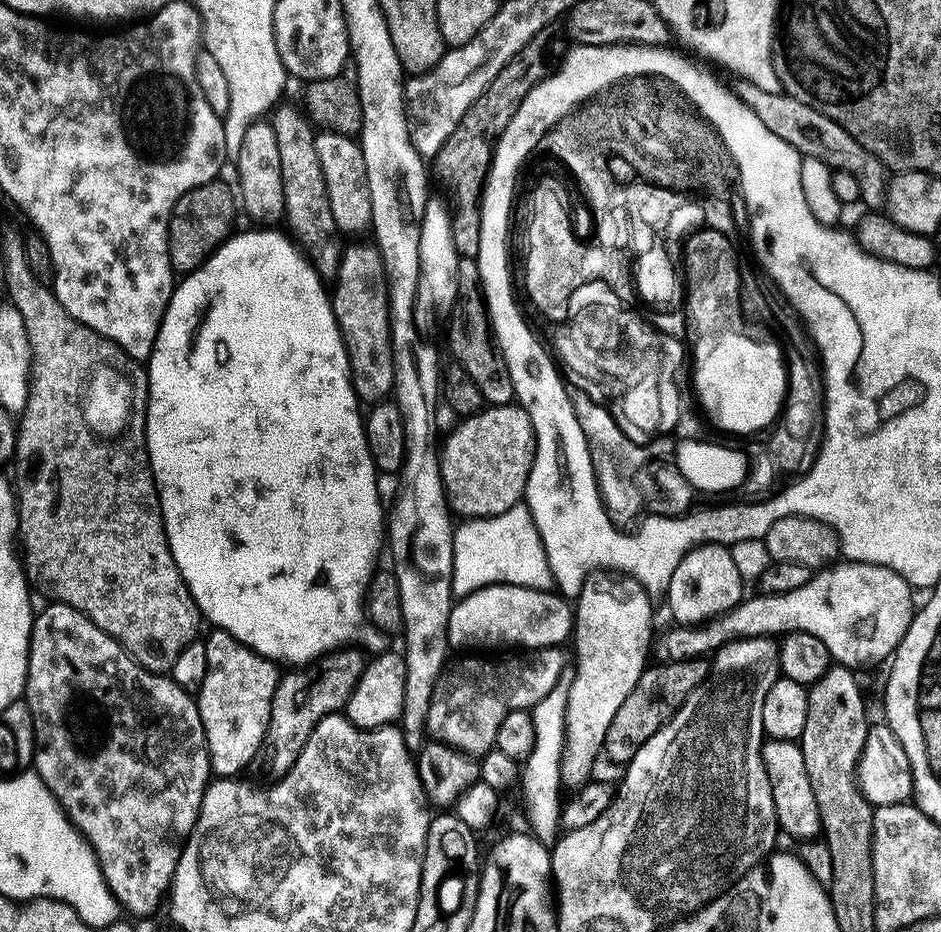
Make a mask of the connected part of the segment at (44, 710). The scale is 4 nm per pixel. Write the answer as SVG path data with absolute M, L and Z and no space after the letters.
M59 602L49 603L49 608L44 608L35 613L32 621L32 636L28 640L28 683L26 685L26 703L28 709L32 712L32 725L34 726L34 734L36 735L36 750L34 753L34 771L40 780L50 790L50 794L60 803L61 808L64 809L64 813L68 816L68 819L72 821L77 829L81 832L81 835L88 841L88 845L92 847L92 851L96 854L96 861L100 864L100 869L104 875L104 880L108 883L108 889L114 893L116 899L120 901L121 905L125 909L128 908L136 916L148 916L156 907L161 907L162 899L165 897L172 877L176 875L176 869L181 863L180 860L180 843L183 842L187 836L193 835L196 827L196 817L200 815L200 802L203 796L204 789L210 782L210 765L208 763L208 743L206 742L206 734L204 733L204 727L202 726L202 718L200 717L199 703L194 699L193 693L189 689L181 688L180 685L173 682L171 675L157 674L148 671L140 664L136 663L123 648L120 647L120 643L116 640L111 640L104 631L98 626L94 626L94 622L89 616L85 616L83 612L74 610L69 604L61 604Z

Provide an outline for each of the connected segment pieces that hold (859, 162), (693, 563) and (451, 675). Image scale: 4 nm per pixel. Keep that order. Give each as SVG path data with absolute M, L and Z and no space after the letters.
M733 79L732 88L736 91L738 101L751 109L762 126L770 130L772 136L777 136L781 144L787 144L789 149L795 150L801 157L814 156L826 162L829 168L838 172L849 172L858 178L858 190L860 191L859 203L869 212L881 211L888 203L889 169L884 167L877 156L870 154L866 146L854 142L838 122L826 118L814 106L806 106L806 102L798 102L792 96L783 91L767 92L754 82L749 80Z
M702 544L694 546L678 562L674 578L670 578L666 603L677 625L695 626L731 610L745 595L744 588L746 582L734 566L731 551L723 544Z
M563 647L534 648L527 653L525 660L520 660L511 668L508 664L487 664L484 660L464 660L461 664L445 667L434 686L434 694L430 698L428 723L426 732L431 739L440 740L454 748L467 752L474 758L479 758L492 751L496 746L496 734L502 718L508 712L531 710L558 682L559 675L566 667Z

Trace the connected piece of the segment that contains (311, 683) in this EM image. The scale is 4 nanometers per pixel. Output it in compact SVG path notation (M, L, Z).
M340 646L324 652L307 666L281 675L274 690L268 734L264 737L262 748L263 755L272 756L272 768L276 774L292 769L298 754L302 754L302 746L306 746L314 726L318 726L322 718L339 713L347 705L349 694L364 672L365 663L365 653L359 647Z

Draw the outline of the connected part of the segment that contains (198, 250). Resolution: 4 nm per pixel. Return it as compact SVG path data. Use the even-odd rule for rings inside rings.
M220 183L198 186L174 206L172 217L168 219L168 257L172 259L173 269L177 273L187 274L200 267L233 231L232 215L236 212L232 205L234 192Z

